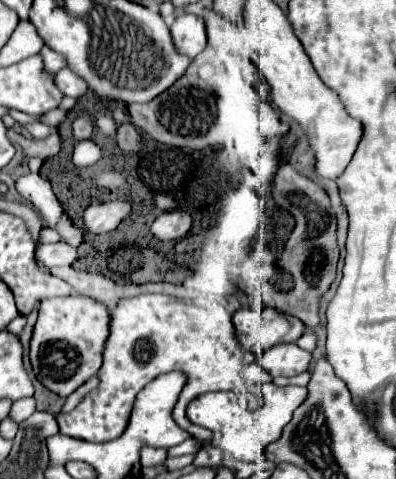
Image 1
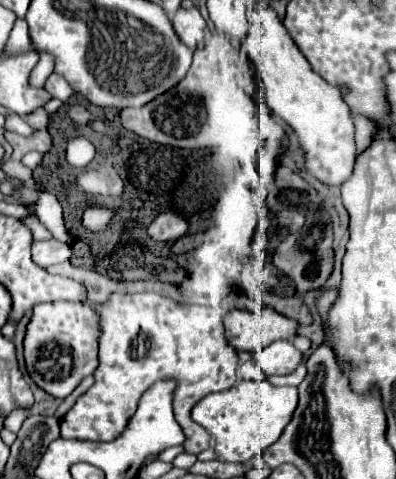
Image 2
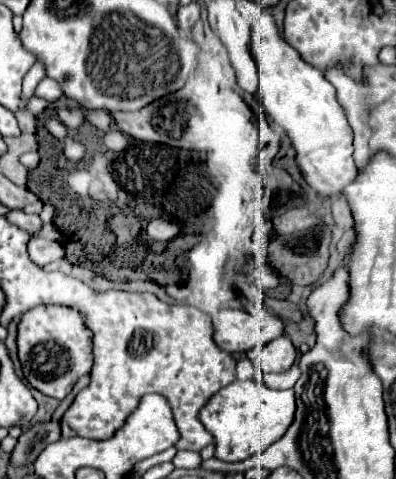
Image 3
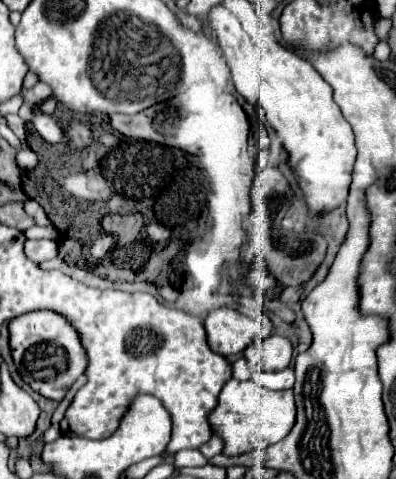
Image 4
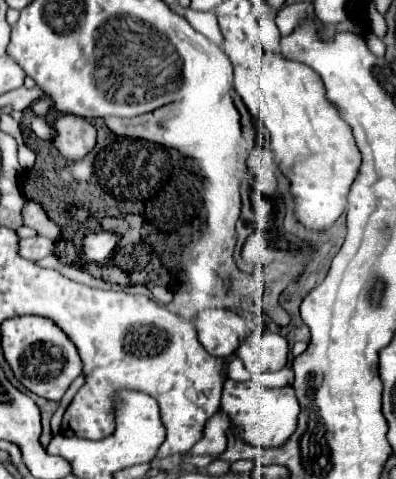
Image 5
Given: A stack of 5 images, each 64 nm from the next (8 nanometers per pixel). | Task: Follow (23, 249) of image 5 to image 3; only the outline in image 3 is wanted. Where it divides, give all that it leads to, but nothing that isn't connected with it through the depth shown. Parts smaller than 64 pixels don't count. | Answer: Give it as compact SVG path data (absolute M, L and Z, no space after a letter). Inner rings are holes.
M30 238L28 254L34 264L46 266L54 260L60 260L64 256L64 248L60 242L52 242L52 240L44 240L44 238Z

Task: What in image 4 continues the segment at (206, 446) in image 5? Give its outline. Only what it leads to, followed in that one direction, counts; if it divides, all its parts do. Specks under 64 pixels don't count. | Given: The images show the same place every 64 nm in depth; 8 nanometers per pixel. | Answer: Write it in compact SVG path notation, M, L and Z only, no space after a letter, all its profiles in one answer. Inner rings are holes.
M212 432L212 438L210 438L206 444L202 444L198 450L200 450L206 458L212 458L212 456L220 454L220 448L222 448L222 440L216 436L216 432Z

